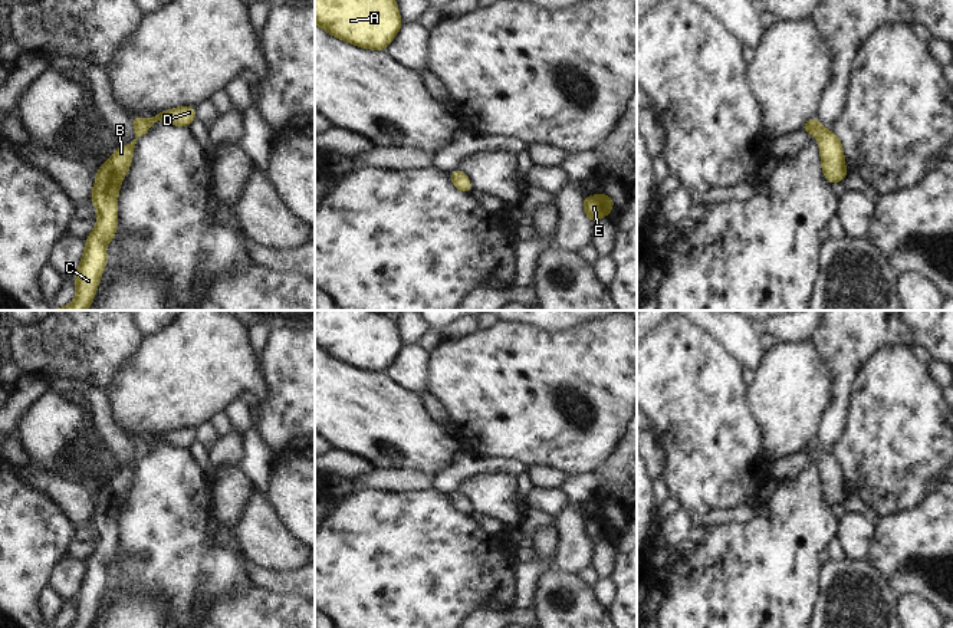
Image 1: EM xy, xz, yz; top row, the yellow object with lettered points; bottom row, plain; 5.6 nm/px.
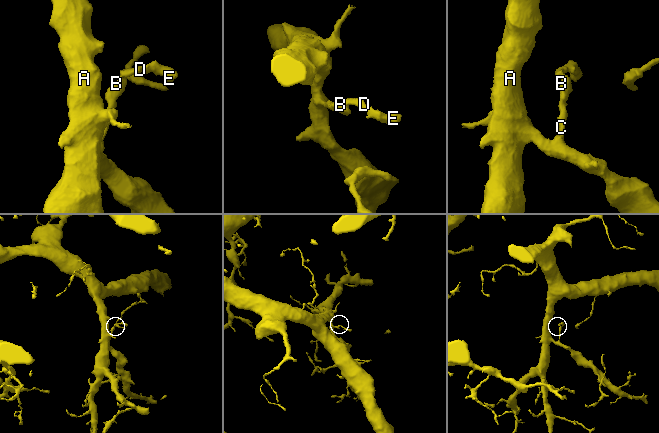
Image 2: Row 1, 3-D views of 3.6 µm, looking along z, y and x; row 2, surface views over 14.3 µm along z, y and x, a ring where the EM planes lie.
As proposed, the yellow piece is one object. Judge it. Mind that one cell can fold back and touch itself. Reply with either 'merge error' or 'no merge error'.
no merge error

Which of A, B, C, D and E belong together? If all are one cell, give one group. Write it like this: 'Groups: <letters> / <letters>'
Groups: A B C D E.

